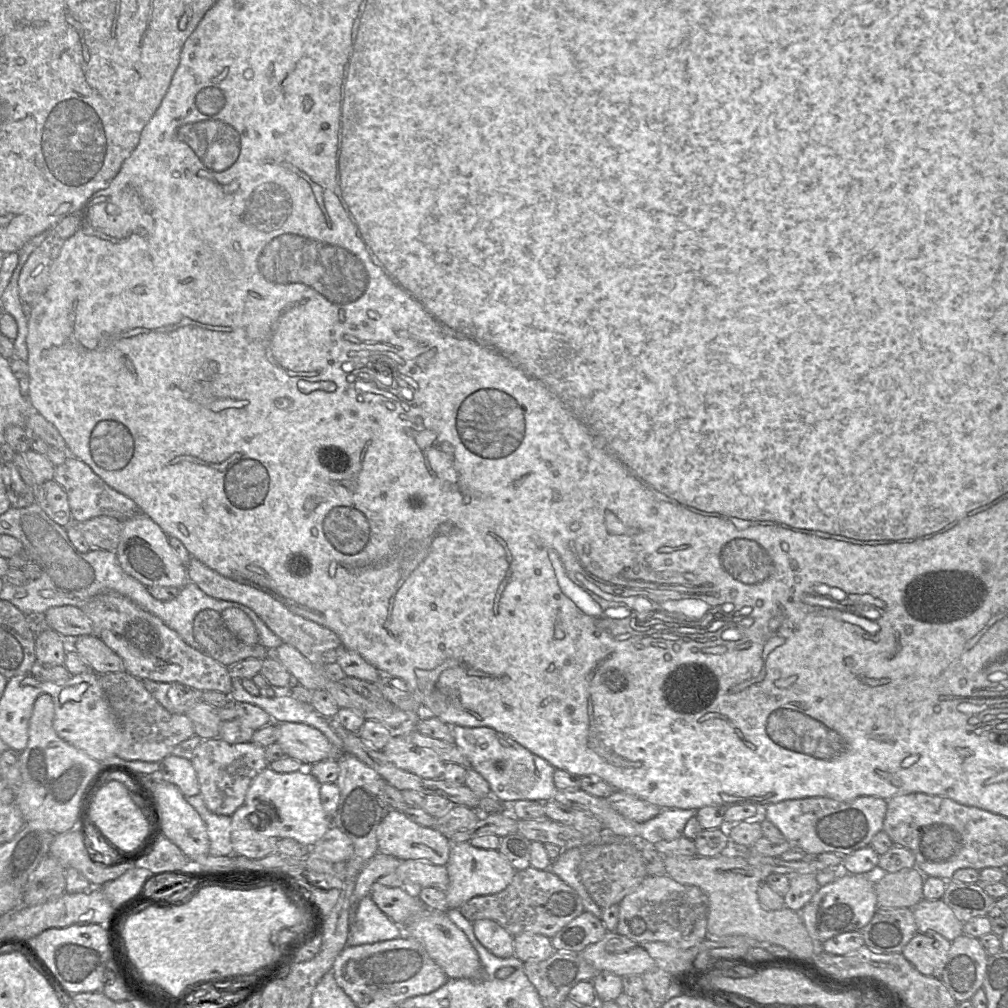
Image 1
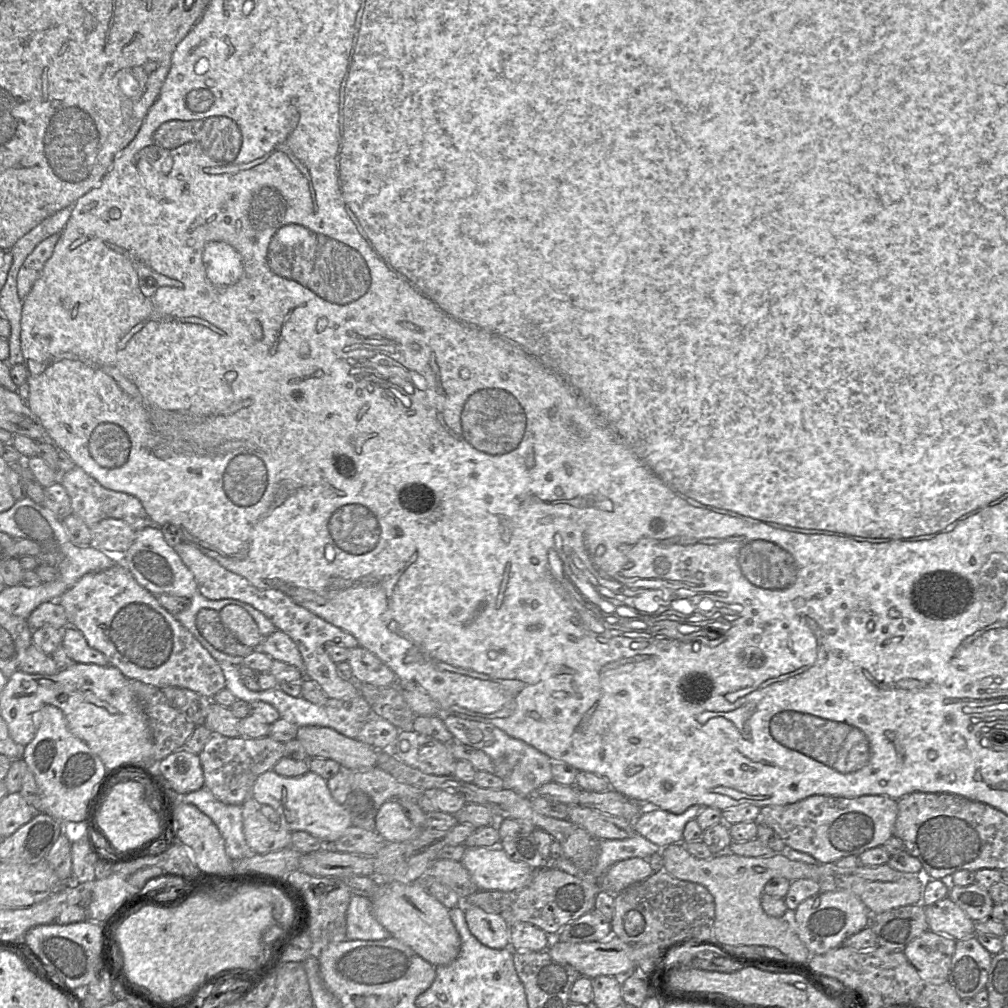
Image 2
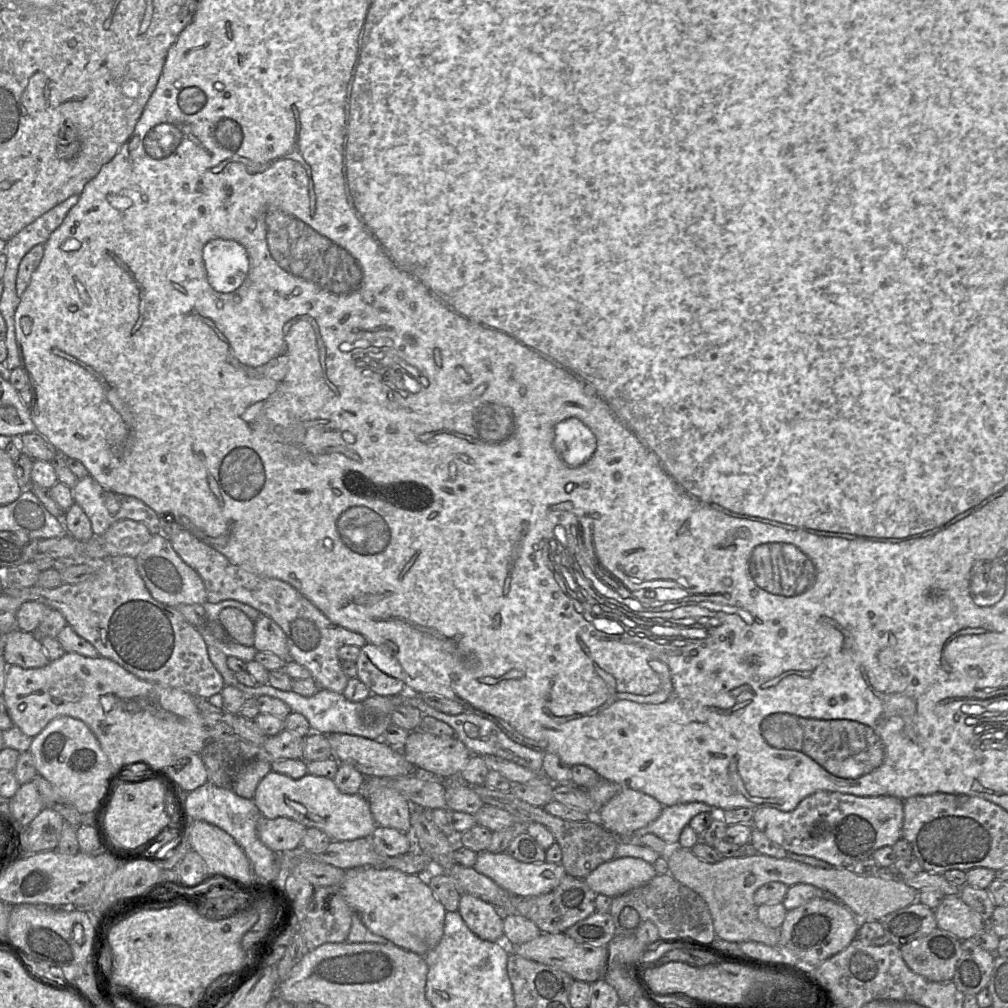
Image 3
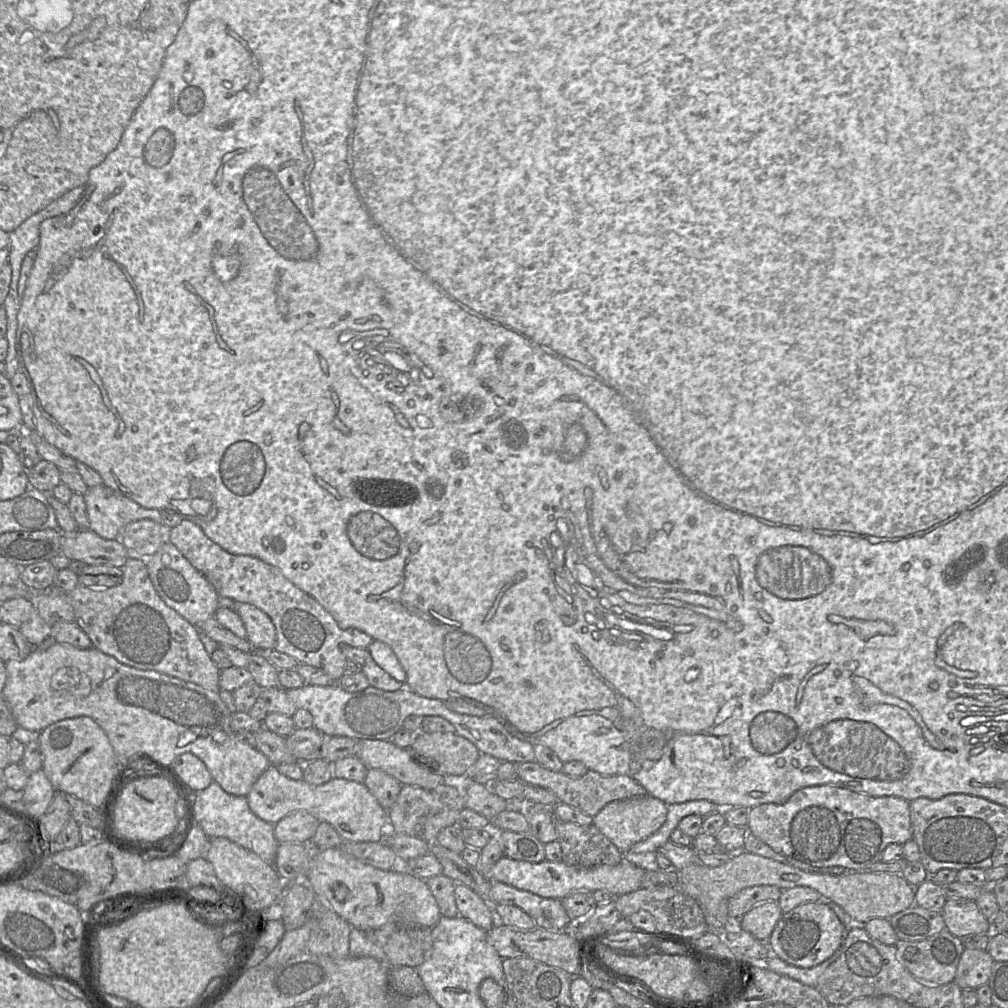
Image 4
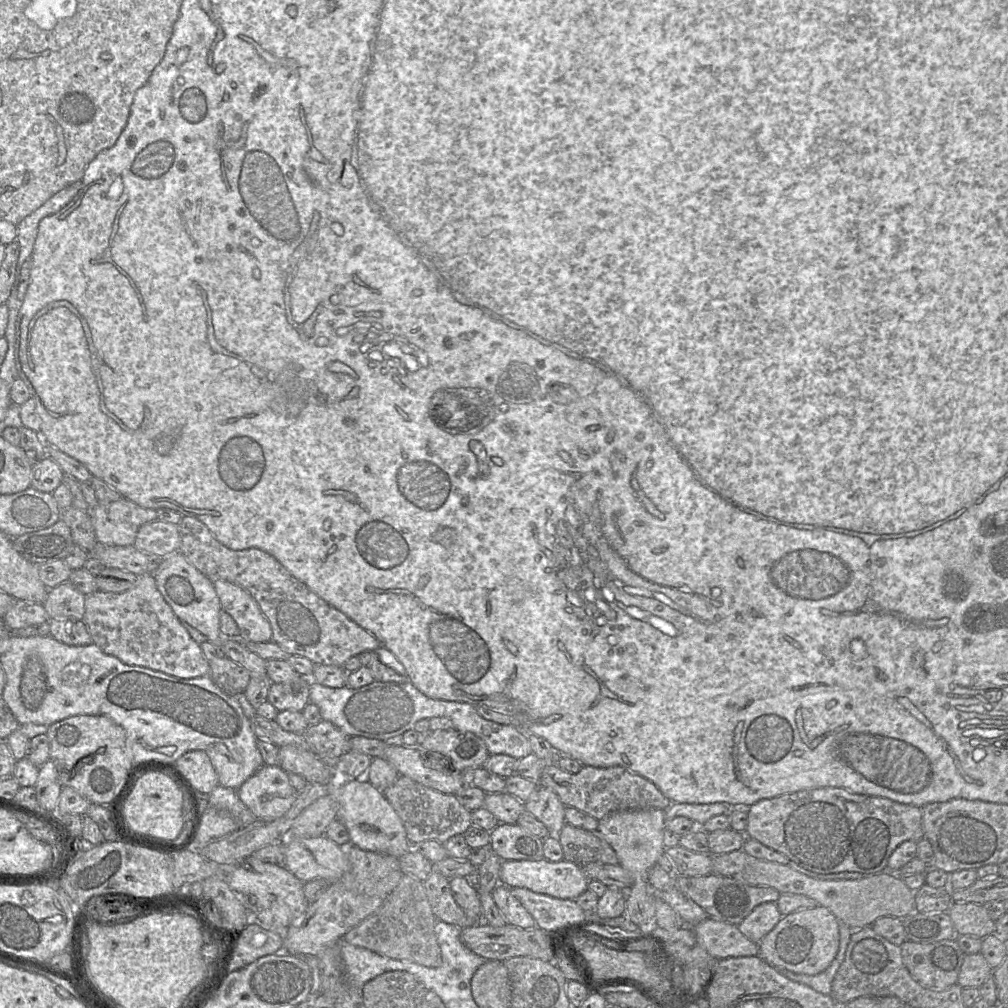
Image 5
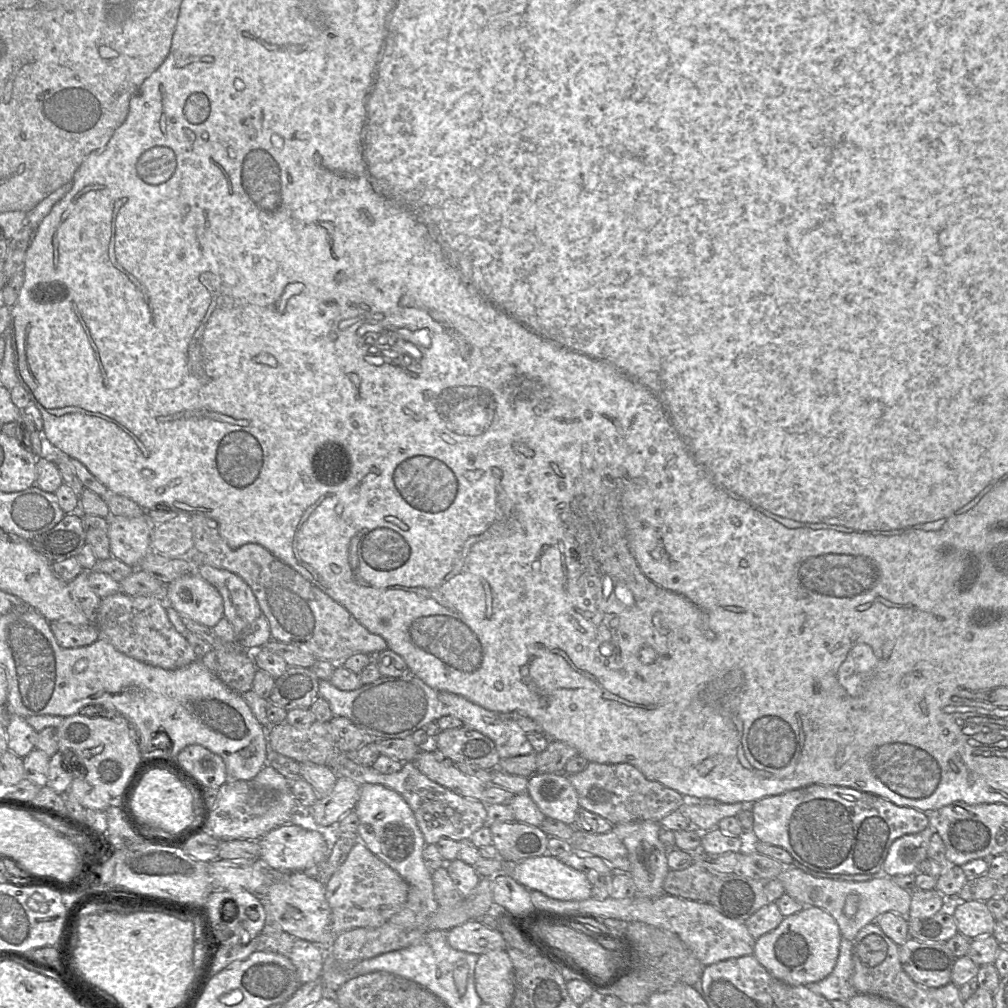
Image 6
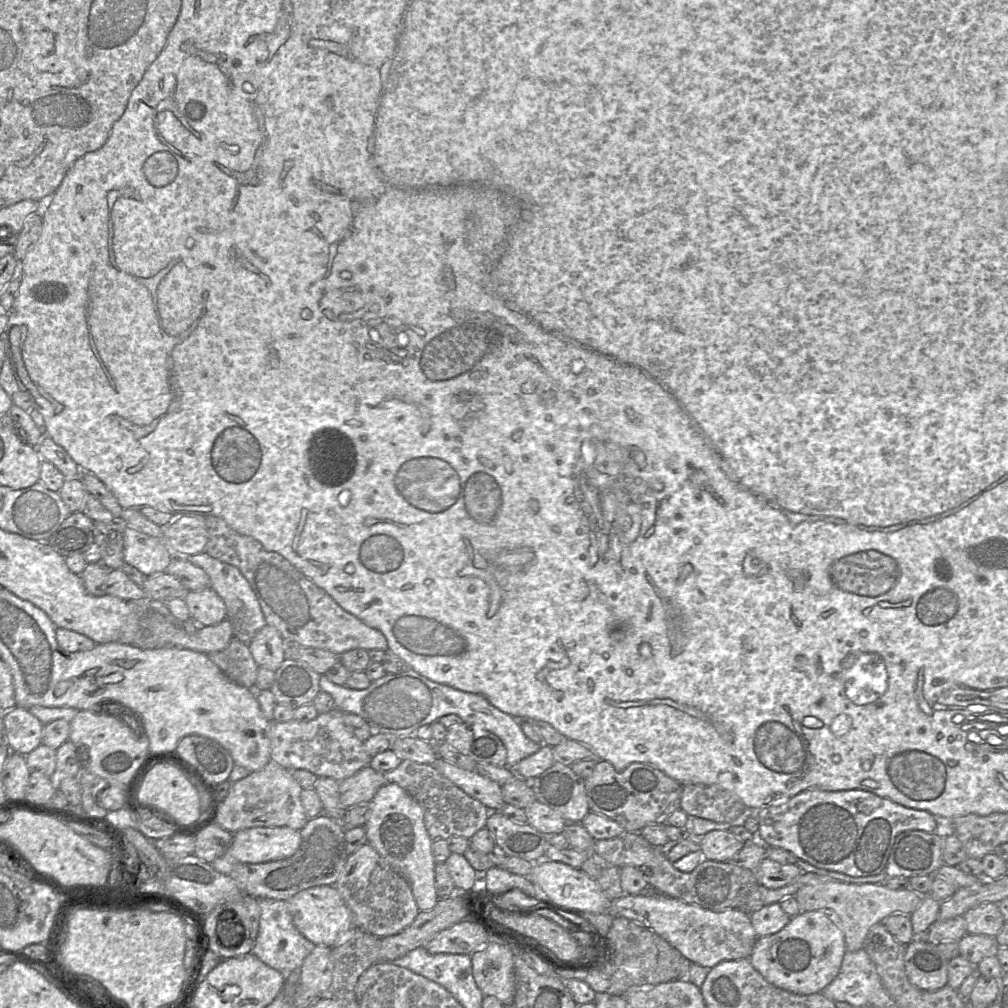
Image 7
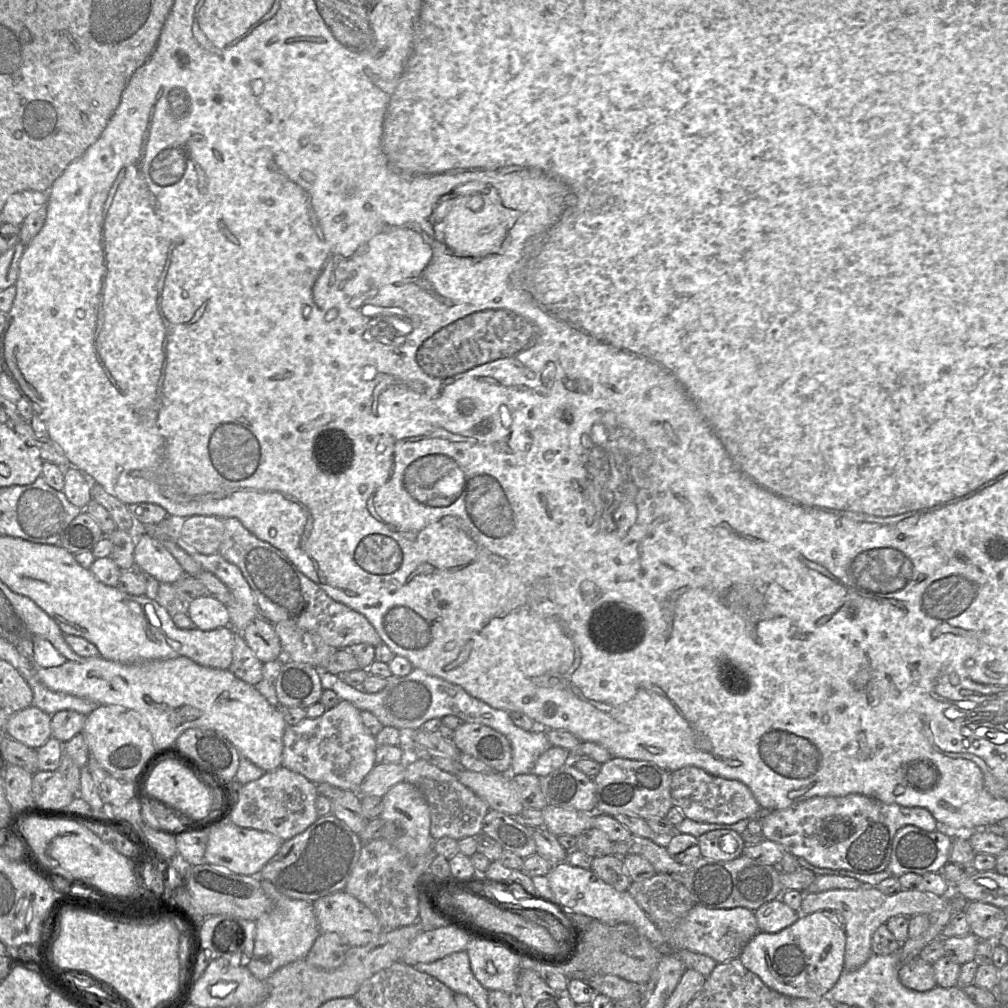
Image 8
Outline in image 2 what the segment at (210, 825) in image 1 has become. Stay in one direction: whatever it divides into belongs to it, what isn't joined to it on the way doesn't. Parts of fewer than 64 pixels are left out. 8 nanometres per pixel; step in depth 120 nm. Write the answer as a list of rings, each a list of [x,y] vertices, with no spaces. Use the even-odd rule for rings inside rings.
[[[205,786],[177,797],[183,803],[196,806],[214,822],[224,839],[226,854],[231,860],[240,860],[252,854],[244,836],[242,805],[220,802]]]

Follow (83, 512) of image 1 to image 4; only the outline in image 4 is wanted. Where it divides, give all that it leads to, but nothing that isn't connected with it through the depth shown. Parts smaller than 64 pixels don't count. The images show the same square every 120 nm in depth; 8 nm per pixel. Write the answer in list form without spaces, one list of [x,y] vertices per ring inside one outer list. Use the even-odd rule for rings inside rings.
[[[103,483],[88,488],[83,497],[89,530],[107,540],[118,539],[125,526],[134,521],[149,519],[162,523],[159,510],[145,509]]]

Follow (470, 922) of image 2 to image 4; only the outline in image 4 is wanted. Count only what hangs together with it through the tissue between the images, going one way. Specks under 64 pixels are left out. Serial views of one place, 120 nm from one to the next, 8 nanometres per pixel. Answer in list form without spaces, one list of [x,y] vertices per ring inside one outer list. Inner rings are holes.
[[[456,883],[454,895],[459,916],[486,932],[494,926],[496,913],[493,907],[488,906],[471,888]]]

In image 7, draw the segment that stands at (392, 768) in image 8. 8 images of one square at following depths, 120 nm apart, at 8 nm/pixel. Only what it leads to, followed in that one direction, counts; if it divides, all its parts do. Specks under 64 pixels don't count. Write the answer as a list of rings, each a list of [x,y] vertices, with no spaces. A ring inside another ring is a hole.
[[[369,766],[338,782],[339,804],[343,810],[358,804],[368,804],[377,790],[386,783],[383,772]]]

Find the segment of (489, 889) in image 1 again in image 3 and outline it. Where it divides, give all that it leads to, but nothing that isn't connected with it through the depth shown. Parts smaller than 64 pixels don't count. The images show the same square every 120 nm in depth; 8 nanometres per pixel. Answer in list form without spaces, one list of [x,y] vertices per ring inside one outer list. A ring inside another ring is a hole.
[[[485,850],[477,854],[473,868],[516,896],[532,897],[546,894],[555,889],[567,875],[561,863],[555,864],[547,861],[543,863],[524,863],[514,859],[506,852],[491,853]]]

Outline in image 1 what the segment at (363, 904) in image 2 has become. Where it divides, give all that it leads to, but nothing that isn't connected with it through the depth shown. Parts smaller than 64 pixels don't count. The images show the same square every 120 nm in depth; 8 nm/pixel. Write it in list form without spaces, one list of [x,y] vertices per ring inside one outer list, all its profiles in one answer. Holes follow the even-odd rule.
[[[367,895],[360,900],[352,914],[348,945],[373,944],[397,939],[402,935],[403,927],[387,917]]]

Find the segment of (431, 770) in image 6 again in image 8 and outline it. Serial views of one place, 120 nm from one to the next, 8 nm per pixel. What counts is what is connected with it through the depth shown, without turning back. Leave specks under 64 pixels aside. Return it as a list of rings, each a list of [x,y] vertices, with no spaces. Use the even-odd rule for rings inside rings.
[[[462,768],[458,780],[483,799],[490,809],[517,817],[524,809],[512,785],[510,774],[472,772]]]

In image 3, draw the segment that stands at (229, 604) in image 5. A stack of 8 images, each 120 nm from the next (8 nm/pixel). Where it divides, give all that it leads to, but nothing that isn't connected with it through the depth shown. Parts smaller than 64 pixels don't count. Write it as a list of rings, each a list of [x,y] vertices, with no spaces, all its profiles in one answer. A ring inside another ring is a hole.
[[[262,613],[254,622],[253,646],[257,651],[271,652],[289,660],[289,649],[283,630],[272,618]]]

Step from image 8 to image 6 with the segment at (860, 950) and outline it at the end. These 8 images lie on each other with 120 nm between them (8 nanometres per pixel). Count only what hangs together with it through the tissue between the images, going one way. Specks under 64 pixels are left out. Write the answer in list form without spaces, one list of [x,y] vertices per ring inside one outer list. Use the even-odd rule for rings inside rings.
[[[788,867],[777,879],[783,884],[785,893],[800,902],[804,907],[819,907],[827,911],[837,922],[843,938],[853,941],[858,932],[886,913],[894,912],[908,916],[911,905],[911,892],[896,885],[891,877],[879,878],[864,882],[837,881],[826,878],[815,878],[801,870]]]

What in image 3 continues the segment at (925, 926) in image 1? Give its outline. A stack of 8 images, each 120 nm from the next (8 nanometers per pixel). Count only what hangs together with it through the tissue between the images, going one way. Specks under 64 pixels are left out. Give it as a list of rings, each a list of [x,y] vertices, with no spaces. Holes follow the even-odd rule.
[[[959,894],[944,896],[934,913],[937,927],[950,932],[960,941],[973,939],[987,929],[988,922],[968,906]]]

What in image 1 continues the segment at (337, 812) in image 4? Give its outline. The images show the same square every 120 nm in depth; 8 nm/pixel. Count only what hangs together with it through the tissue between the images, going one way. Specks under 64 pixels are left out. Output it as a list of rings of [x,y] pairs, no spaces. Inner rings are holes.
[[[265,768],[251,782],[245,797],[245,805],[267,815],[267,836],[294,839],[313,846],[331,826],[331,818],[323,810],[319,781],[308,770],[277,773]]]

